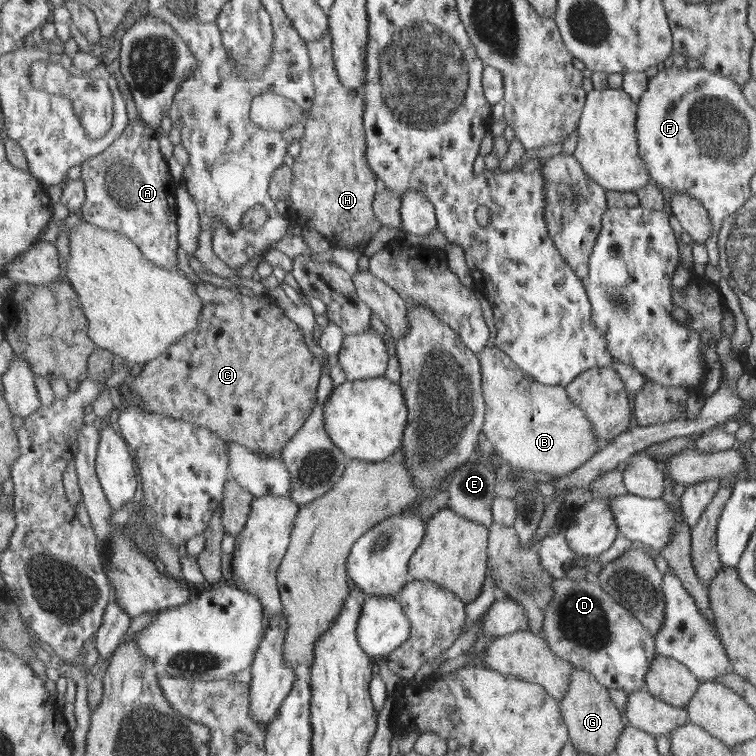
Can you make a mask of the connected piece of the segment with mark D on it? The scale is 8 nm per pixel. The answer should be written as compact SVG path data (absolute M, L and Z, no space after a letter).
M555 579L553 590L555 600L549 601L543 623L543 637L548 640L553 652L579 670L587 670L607 688L618 688L628 694L643 686L644 676L655 656L655 636L637 620L636 615L619 604L599 582L594 583L589 579Z

